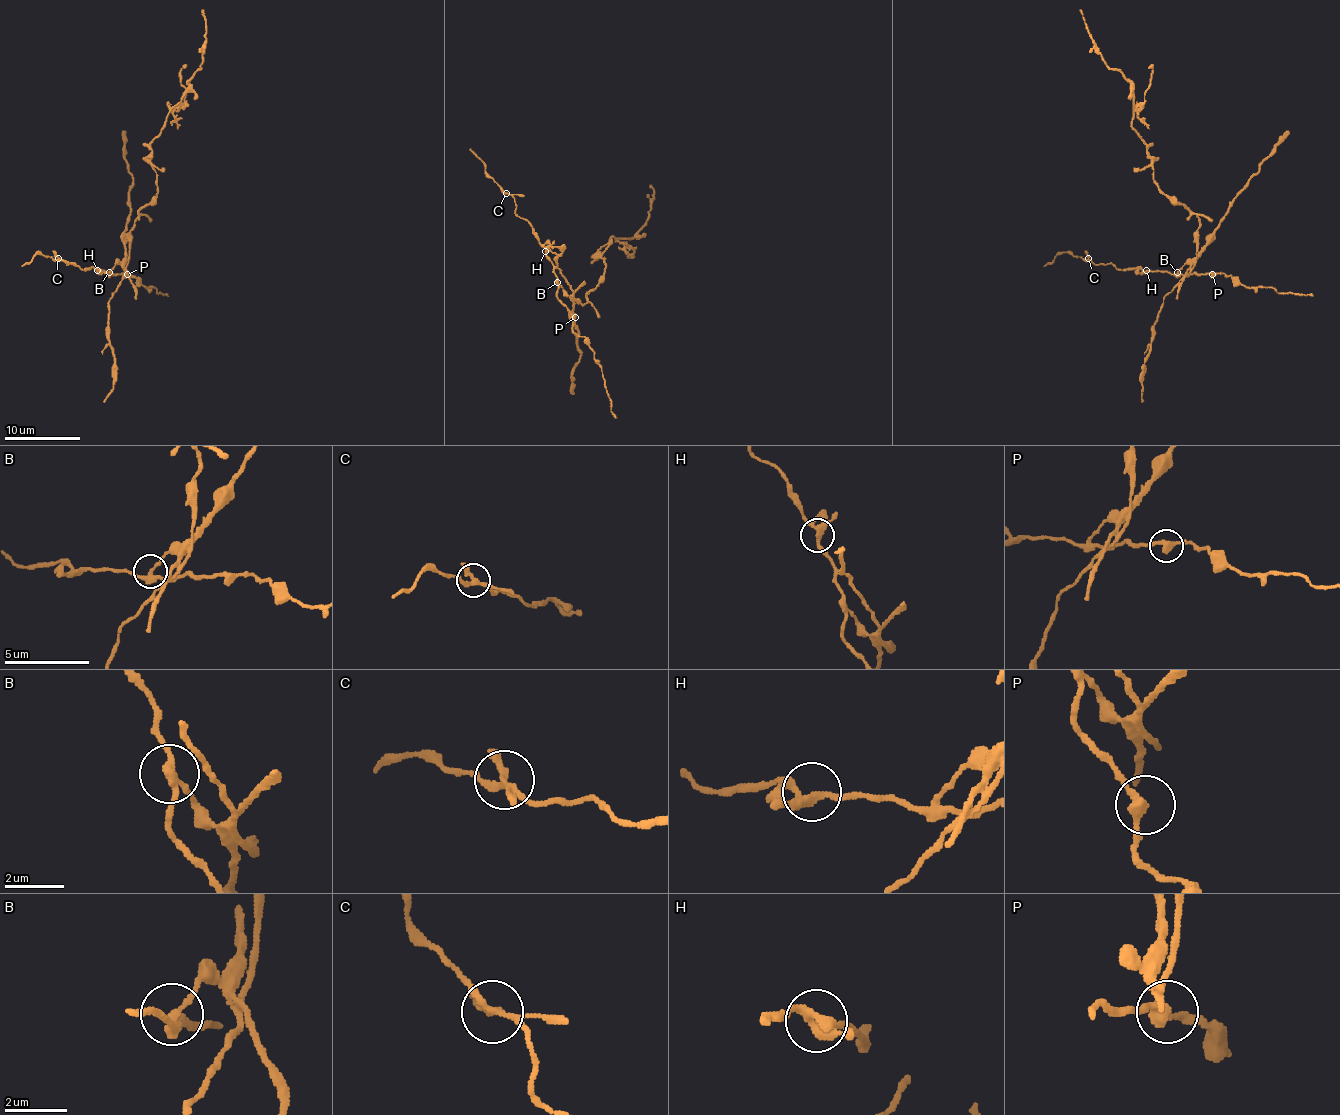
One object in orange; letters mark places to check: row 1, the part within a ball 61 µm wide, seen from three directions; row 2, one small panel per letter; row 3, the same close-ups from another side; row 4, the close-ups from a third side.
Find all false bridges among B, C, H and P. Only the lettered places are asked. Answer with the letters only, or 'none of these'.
B

